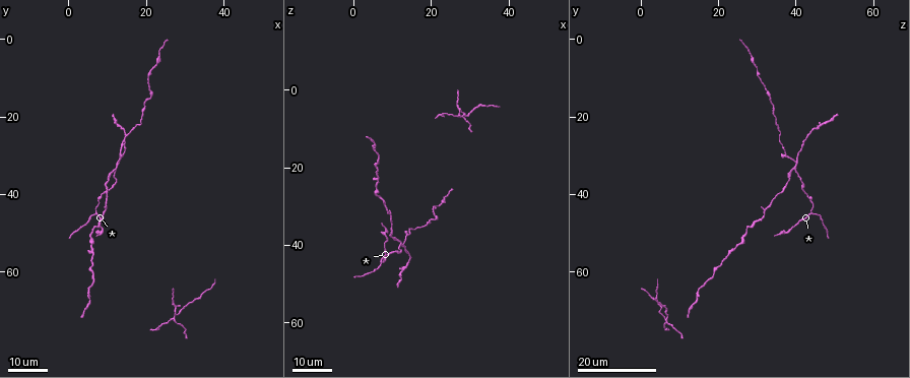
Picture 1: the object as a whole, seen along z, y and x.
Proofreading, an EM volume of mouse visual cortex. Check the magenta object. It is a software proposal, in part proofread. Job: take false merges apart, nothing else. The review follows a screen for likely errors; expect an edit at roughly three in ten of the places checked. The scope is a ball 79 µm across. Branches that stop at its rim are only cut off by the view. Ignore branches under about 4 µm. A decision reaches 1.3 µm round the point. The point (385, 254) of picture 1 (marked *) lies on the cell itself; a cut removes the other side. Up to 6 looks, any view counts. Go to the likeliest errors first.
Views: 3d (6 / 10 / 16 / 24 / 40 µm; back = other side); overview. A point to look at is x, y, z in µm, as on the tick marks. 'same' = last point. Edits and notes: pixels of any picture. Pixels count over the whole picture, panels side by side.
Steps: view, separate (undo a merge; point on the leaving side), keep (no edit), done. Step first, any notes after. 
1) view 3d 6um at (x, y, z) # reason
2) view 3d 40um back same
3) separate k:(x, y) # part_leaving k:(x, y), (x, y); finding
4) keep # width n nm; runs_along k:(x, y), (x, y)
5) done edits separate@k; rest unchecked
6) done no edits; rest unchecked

view 3d 24um at (27.5, 72.0, 6.0) # four arms meet

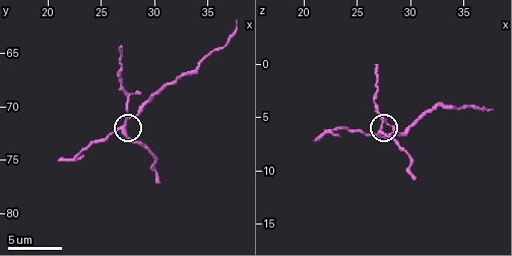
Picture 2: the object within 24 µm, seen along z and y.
view 3d 6um at (27.2, 72.2, 6.8)

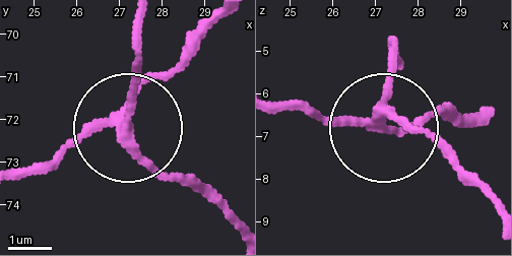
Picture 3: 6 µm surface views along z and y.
separate 3:(161, 75) # part_leaving 3:(123, 113), (217, 18); two cells meet here

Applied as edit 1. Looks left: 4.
view 3d 24um at (7.0, 44.0, 44.5) # three-way junction

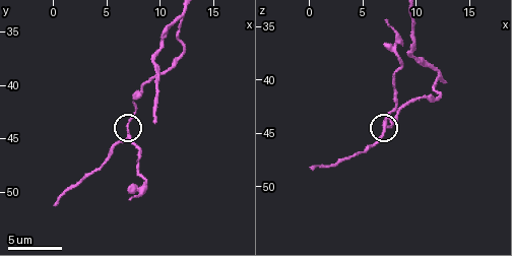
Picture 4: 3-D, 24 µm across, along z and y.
view 3d 10um at (7.0, 44.8, 44.0)

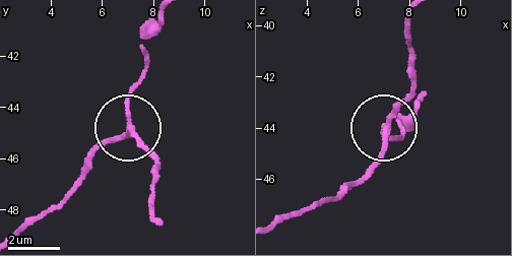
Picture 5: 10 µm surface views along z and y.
keep # runs_along 5:(410, 91), (387, 128), (382, 154), (354, 185); continuous, no second cell

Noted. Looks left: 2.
view 3d 16um at (22.0, 7.0, 29.5)

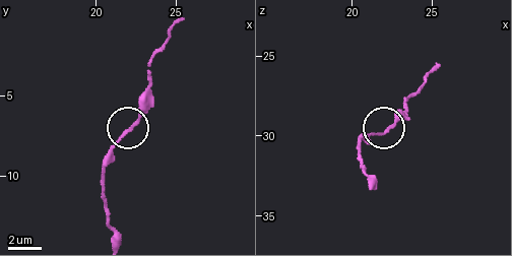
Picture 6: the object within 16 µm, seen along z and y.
view 3d 10um at (22.4, 6.6, 29.4)

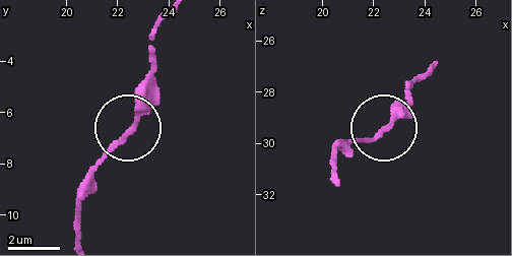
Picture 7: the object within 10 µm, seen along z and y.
keep # runs_along 7:(337, 181), (337, 148), (377, 135), (407, 98); continuous, no second cell

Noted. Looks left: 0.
done edits separate@3; rest unchecked

